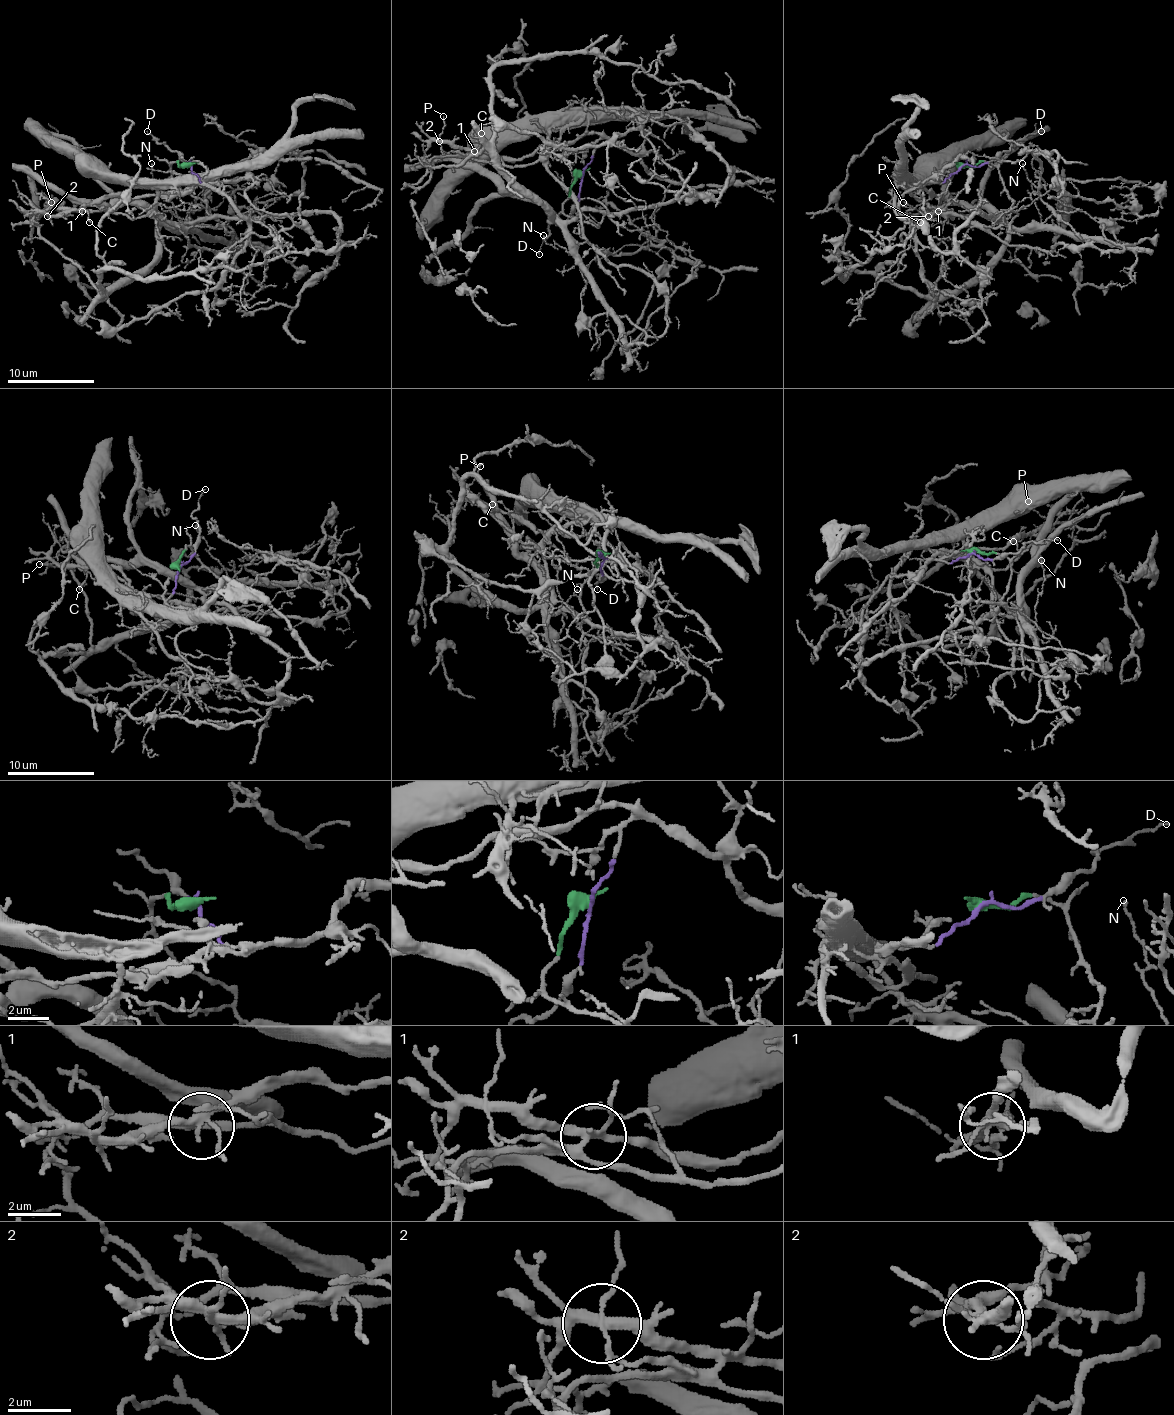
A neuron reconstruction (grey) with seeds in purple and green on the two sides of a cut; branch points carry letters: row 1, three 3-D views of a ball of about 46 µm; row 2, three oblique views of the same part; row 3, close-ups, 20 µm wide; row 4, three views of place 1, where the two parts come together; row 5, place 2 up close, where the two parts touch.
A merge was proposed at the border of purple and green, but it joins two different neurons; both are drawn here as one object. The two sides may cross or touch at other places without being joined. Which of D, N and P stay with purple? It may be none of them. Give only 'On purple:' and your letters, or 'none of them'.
On purple: D

